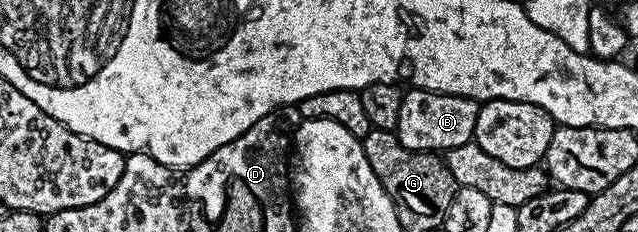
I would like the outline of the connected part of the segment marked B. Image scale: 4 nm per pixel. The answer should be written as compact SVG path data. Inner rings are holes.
M411 87L404 92L403 102L401 103L401 119L397 119L397 127L394 132L397 134L399 142L407 149L446 151L453 147L461 147L474 138L479 107L480 102L468 97L455 97L452 93L434 93L428 89Z

